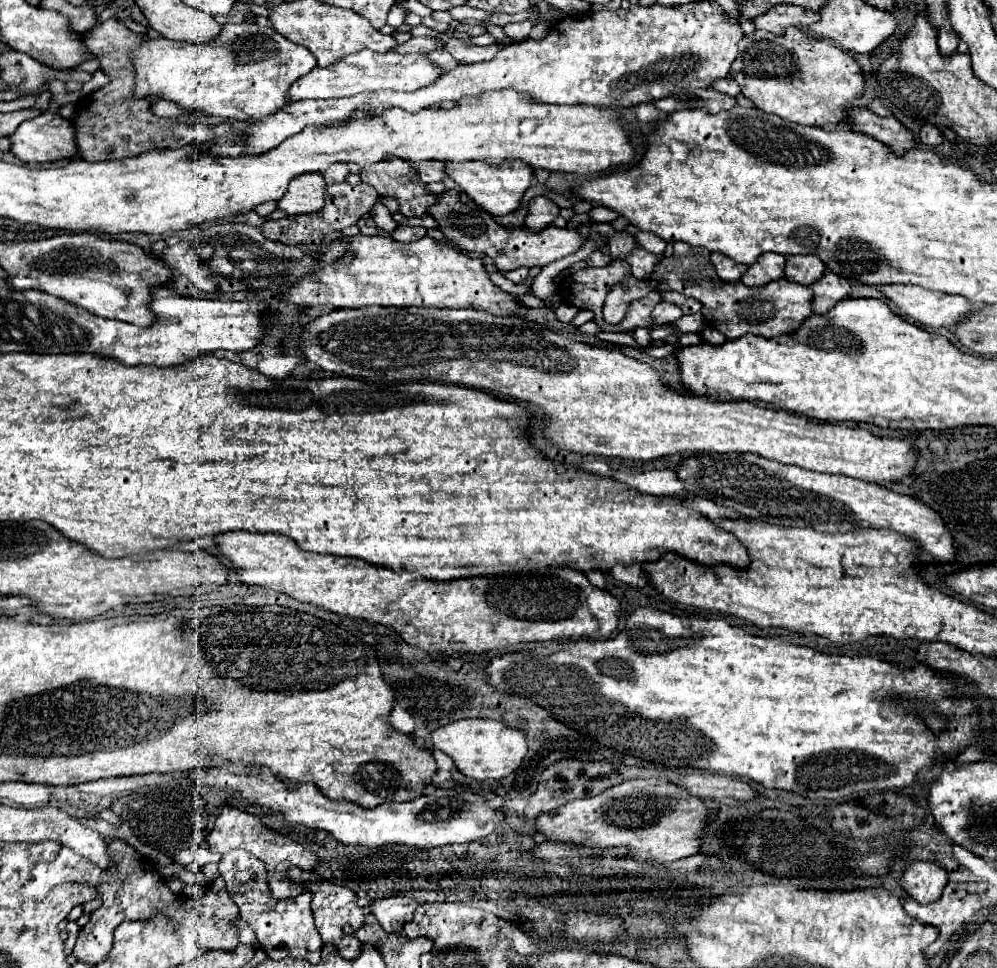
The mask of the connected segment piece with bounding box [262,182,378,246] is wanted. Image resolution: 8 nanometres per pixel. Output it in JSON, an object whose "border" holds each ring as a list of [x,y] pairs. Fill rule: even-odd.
{"border":[[[340,182],[340,184],[330,184],[326,188],[326,204],[320,212],[314,214],[298,214],[298,216],[286,216],[282,220],[266,220],[262,224],[262,234],[264,238],[272,240],[272,242],[282,242],[282,244],[302,244],[304,236],[314,236],[314,234],[326,234],[326,232],[334,232],[334,230],[344,230],[346,226],[356,224],[378,200],[378,192],[374,192],[374,188],[370,188],[368,184],[358,184],[358,186],[350,186],[348,182]]]}

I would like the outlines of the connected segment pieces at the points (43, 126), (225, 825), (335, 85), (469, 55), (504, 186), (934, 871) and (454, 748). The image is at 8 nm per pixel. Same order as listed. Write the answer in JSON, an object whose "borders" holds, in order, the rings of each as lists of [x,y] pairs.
{"borders":[[[[42,112],[38,118],[34,116],[32,120],[26,120],[22,126],[18,126],[12,134],[10,134],[10,152],[26,162],[26,164],[34,164],[34,162],[54,162],[60,158],[74,158],[78,156],[78,148],[74,142],[74,124],[66,118],[62,118],[58,112]]],[[[224,806],[222,808],[222,812],[220,812],[216,824],[214,824],[214,830],[208,836],[208,844],[210,844],[210,850],[218,852],[218,854],[226,854],[226,852],[230,852],[234,848],[242,848],[242,850],[252,852],[254,856],[258,856],[266,864],[268,876],[270,876],[270,884],[280,882],[280,880],[290,882],[288,870],[292,866],[308,870],[308,868],[314,868],[314,860],[316,860],[316,856],[314,856],[312,850],[304,848],[302,844],[294,842],[292,838],[288,838],[288,836],[284,836],[284,834],[280,834],[276,830],[266,828],[260,822],[258,816],[248,814],[248,812],[240,812],[236,808],[232,808],[232,806]]],[[[362,50],[358,54],[344,56],[330,68],[320,68],[316,66],[312,72],[306,76],[298,78],[286,96],[290,100],[328,100],[328,98],[346,98],[346,96],[356,96],[360,92],[370,92],[370,90],[394,90],[394,92],[414,92],[422,86],[432,84],[442,70],[432,64],[424,54],[408,54],[402,56],[398,52],[370,52]]],[[[452,30],[442,32],[438,36],[438,40],[442,42],[442,48],[448,50],[460,64],[476,64],[476,62],[492,60],[496,56],[496,52],[500,50],[500,44],[478,48],[478,46],[472,46],[468,42],[462,42],[462,40],[454,38],[454,32]]],[[[472,160],[466,164],[450,162],[446,164],[446,174],[468,194],[468,198],[472,198],[492,216],[504,216],[508,212],[514,212],[534,176],[532,168],[528,164],[522,164],[520,160],[504,160],[502,164],[486,164],[484,160]]],[[[914,862],[908,866],[902,878],[902,888],[920,904],[930,904],[938,900],[946,884],[948,884],[946,870],[934,862]]],[[[484,718],[458,720],[452,724],[440,726],[440,728],[432,730],[430,738],[432,738],[434,748],[446,752],[464,776],[478,780],[478,782],[506,778],[520,766],[520,762],[528,750],[526,736],[520,730],[508,728],[506,724],[496,722],[496,720],[484,720]]]]}

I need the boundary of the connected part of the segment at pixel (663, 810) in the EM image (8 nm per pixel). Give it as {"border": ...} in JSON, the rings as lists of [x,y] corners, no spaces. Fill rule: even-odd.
{"border":[[[664,778],[626,780],[598,796],[572,800],[554,812],[544,812],[534,818],[536,834],[542,834],[546,840],[602,852],[610,848],[626,848],[628,856],[634,856],[634,860],[650,860],[656,864],[670,864],[696,854],[704,828],[704,802]]]}

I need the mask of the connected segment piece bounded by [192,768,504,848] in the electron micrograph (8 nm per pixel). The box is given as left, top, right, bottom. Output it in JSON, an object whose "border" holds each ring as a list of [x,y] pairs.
{"border":[[[196,768],[194,780],[200,780],[216,788],[240,790],[250,802],[278,810],[290,824],[304,824],[308,828],[320,828],[330,832],[344,844],[362,844],[378,848],[384,844],[408,844],[416,848],[434,848],[446,844],[466,844],[488,836],[504,820],[502,808],[494,810],[484,802],[482,794],[470,790],[444,790],[438,788],[434,796],[420,796],[410,802],[386,802],[378,808],[362,808],[346,800],[328,800],[314,784],[300,784],[296,790],[288,790],[266,768],[258,768],[254,776],[236,776],[222,768]]]}

